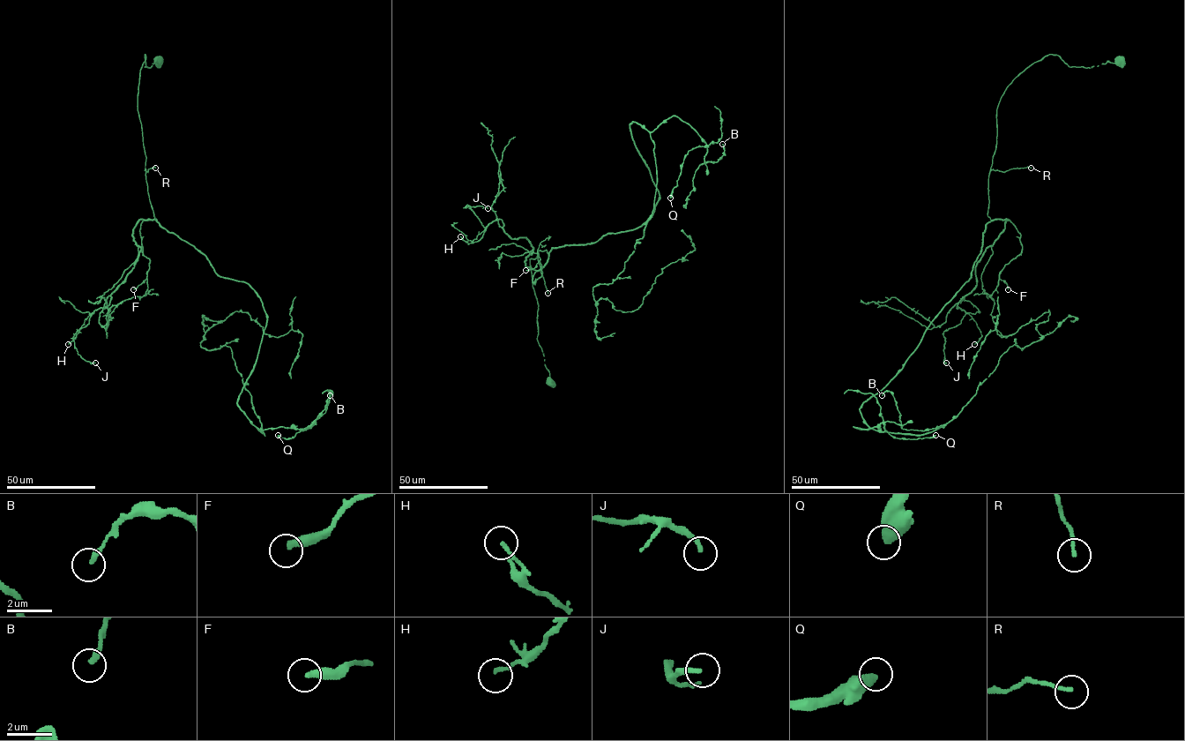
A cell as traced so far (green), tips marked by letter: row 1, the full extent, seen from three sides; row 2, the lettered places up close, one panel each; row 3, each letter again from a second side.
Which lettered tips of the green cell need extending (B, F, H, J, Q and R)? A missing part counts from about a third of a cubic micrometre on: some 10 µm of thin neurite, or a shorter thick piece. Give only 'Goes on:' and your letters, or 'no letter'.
Goes on: no letter

